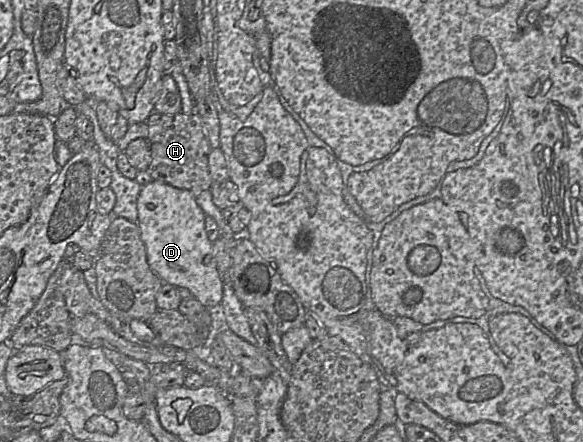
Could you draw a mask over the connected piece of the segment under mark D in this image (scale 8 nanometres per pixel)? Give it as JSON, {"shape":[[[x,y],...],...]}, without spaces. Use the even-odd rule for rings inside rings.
{"shape":[[[160,181],[142,187],[137,198],[138,227],[146,248],[150,269],[163,283],[188,289],[193,297],[205,307],[217,306],[223,297],[224,282],[212,258],[212,242],[205,230],[206,215],[196,202],[196,196],[186,189],[179,189]]]}

